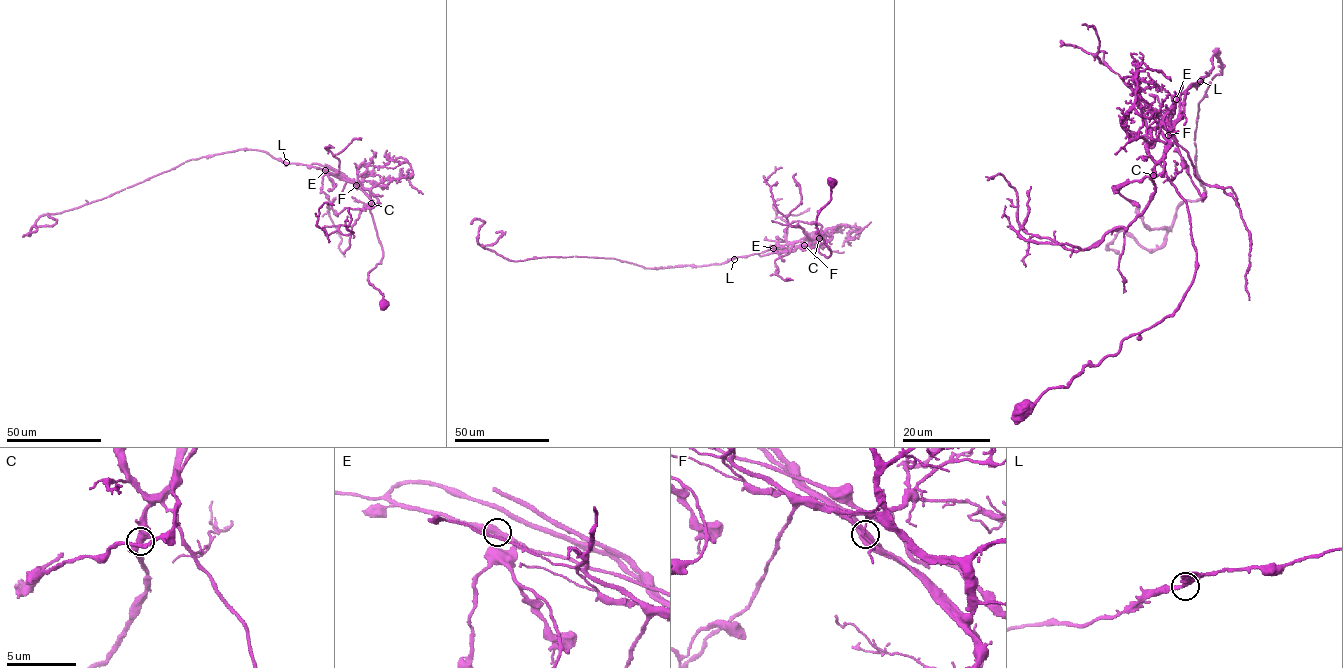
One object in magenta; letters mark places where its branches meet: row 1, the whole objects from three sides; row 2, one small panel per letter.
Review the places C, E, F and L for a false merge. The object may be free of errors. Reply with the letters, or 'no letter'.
F

